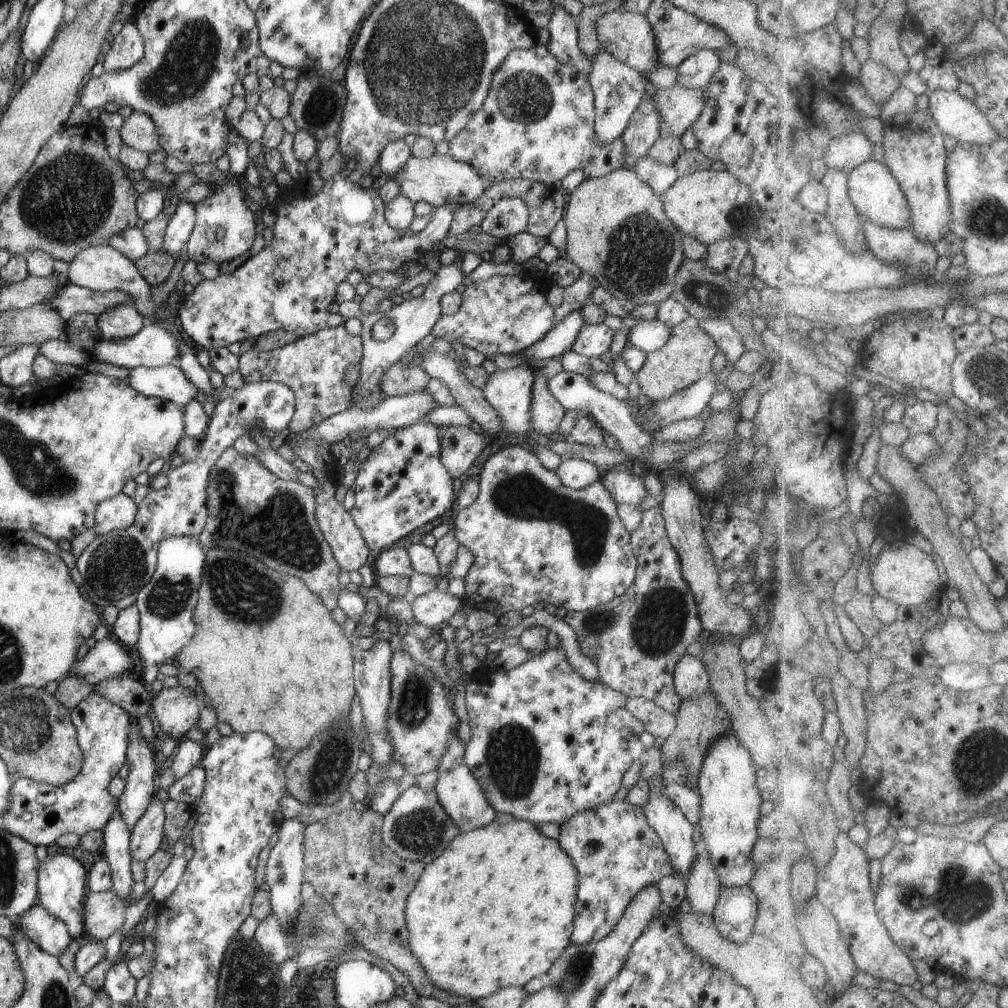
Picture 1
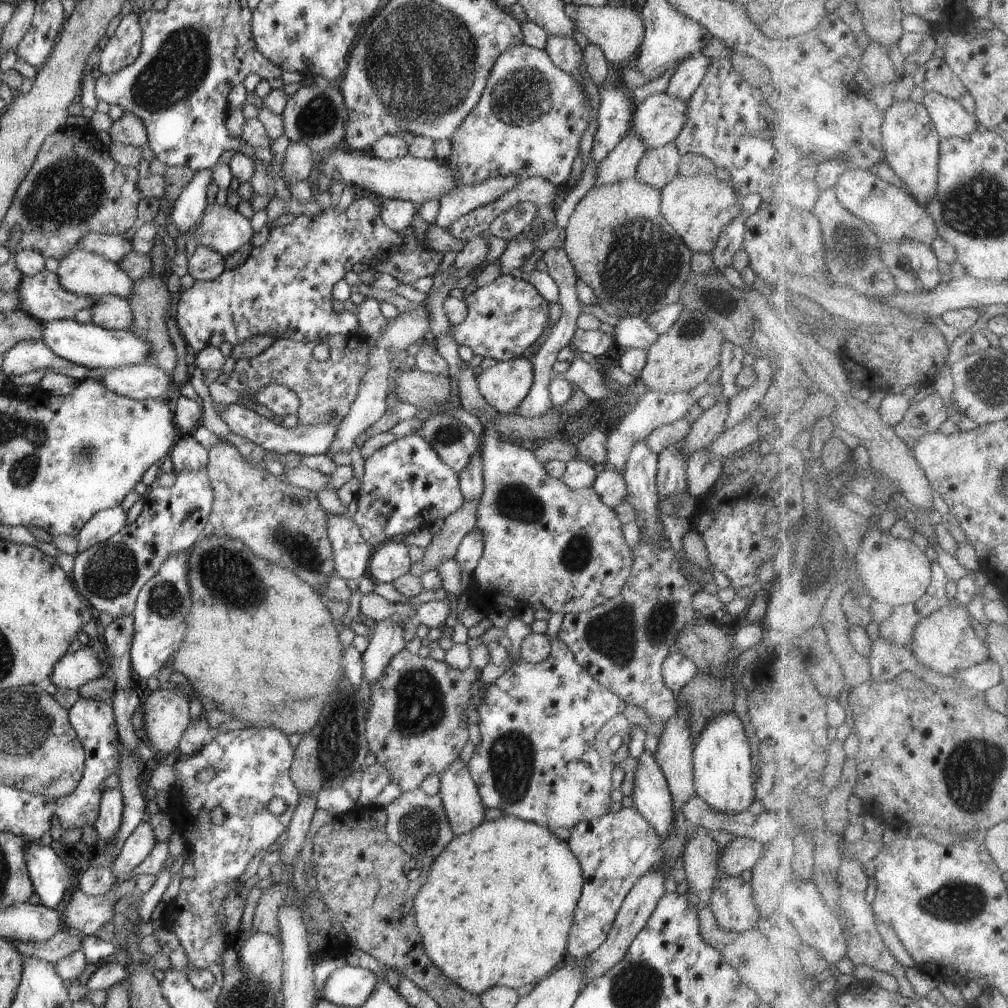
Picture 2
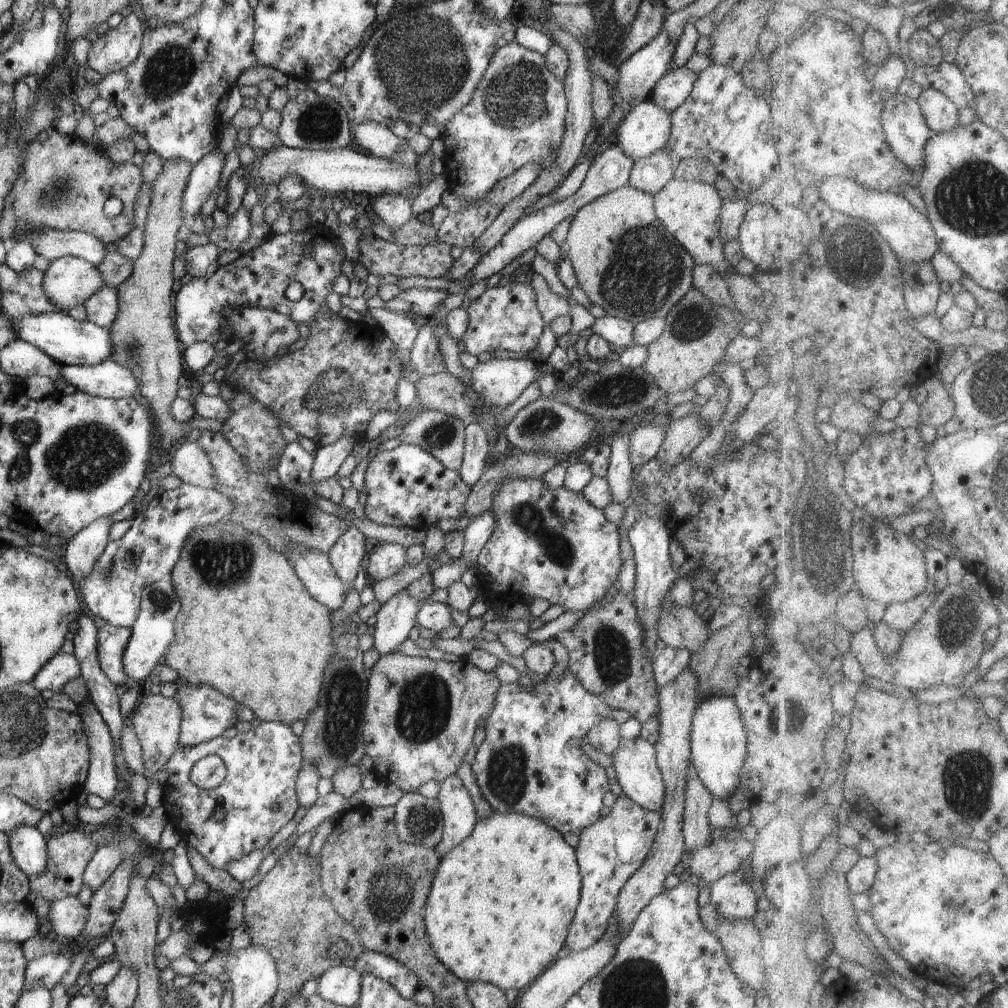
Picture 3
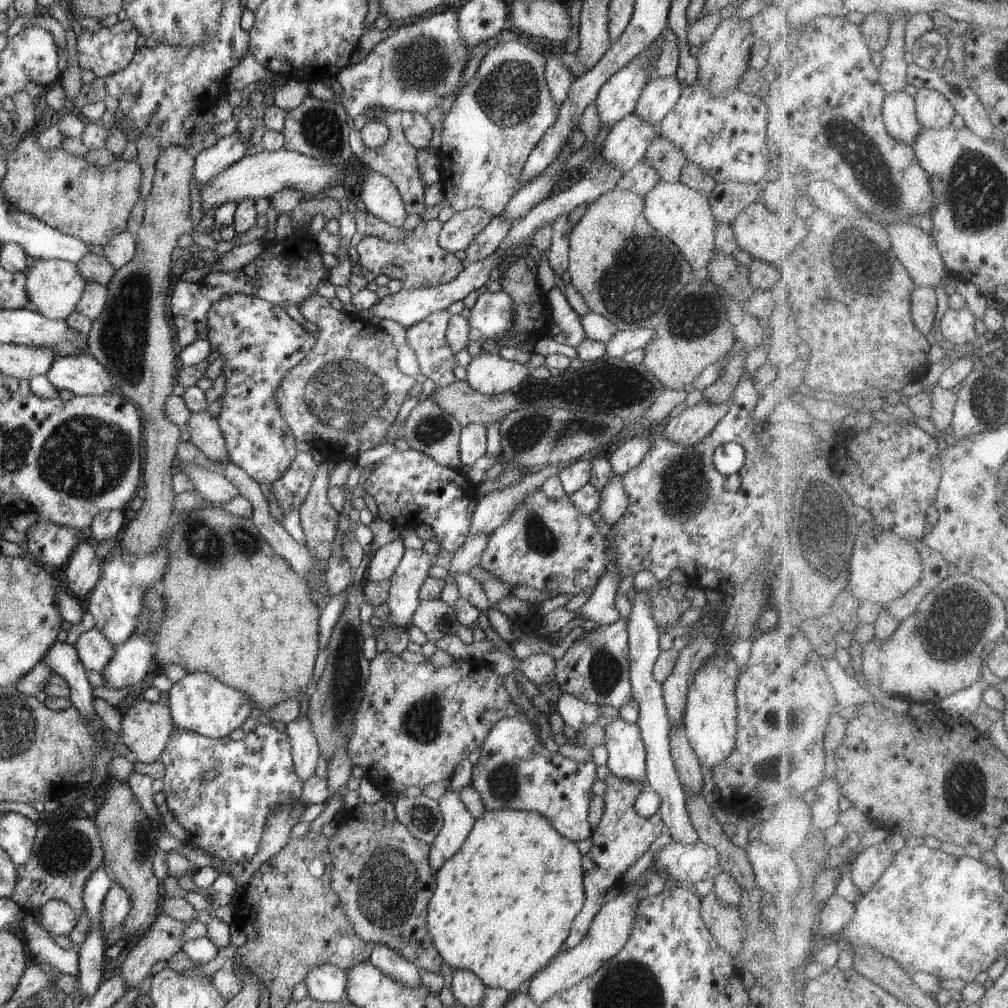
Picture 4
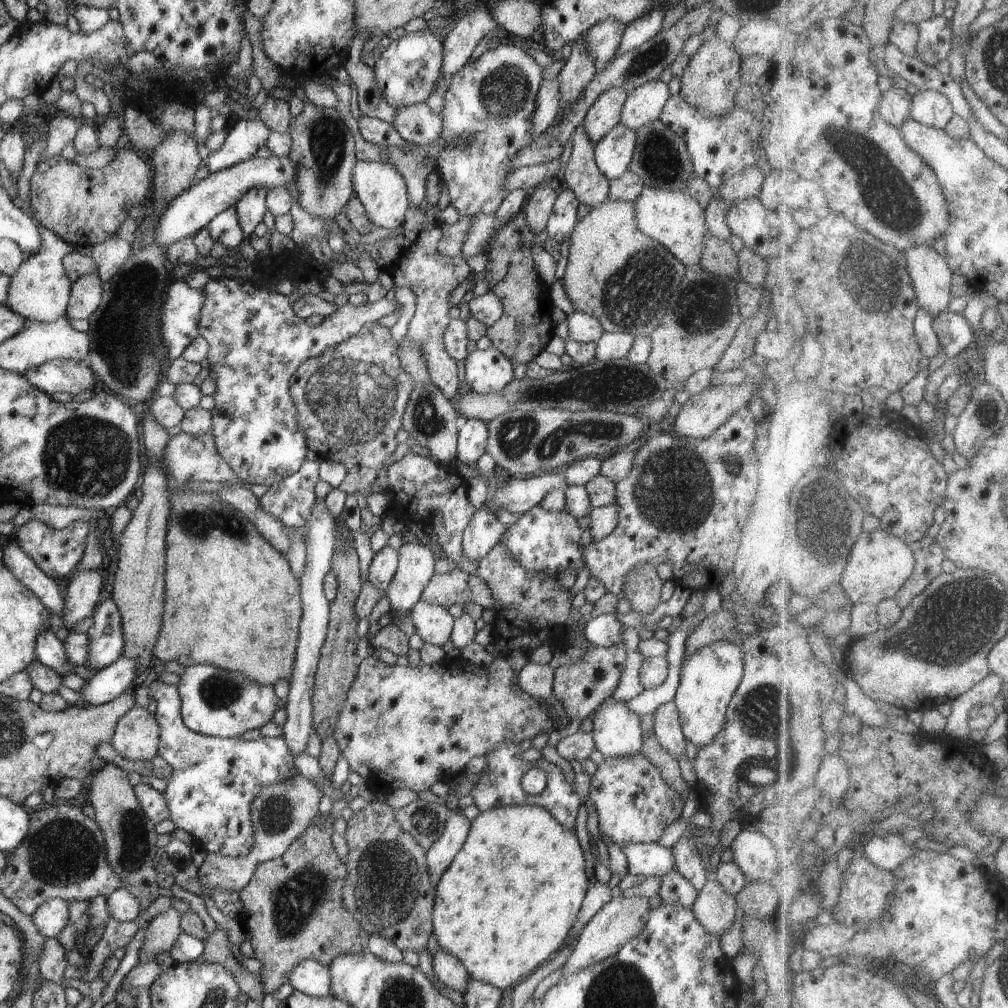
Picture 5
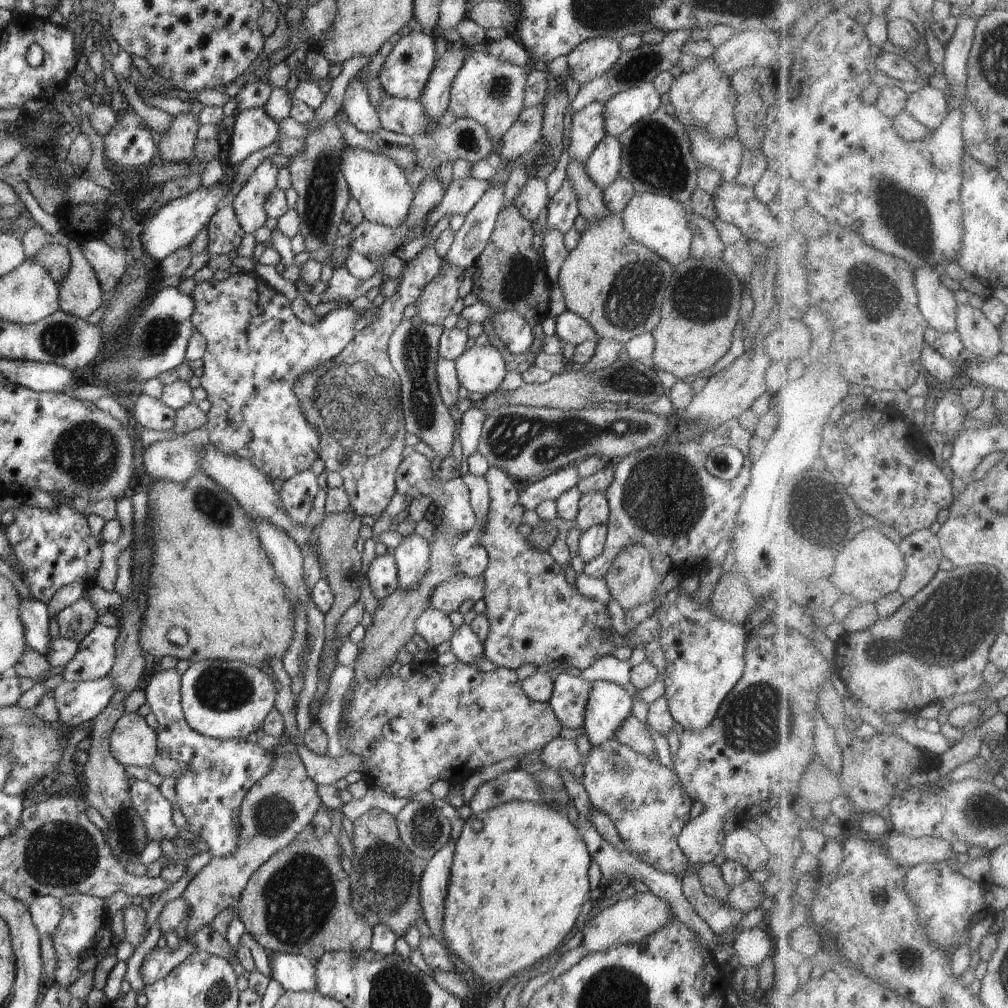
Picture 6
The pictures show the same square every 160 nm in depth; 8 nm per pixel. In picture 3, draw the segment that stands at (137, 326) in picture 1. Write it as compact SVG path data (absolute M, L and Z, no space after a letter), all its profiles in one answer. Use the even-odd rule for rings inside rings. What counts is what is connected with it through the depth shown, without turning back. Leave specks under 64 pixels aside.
M102 285L88 300L82 304L87 312L87 320L92 324L107 329L118 312L117 290Z

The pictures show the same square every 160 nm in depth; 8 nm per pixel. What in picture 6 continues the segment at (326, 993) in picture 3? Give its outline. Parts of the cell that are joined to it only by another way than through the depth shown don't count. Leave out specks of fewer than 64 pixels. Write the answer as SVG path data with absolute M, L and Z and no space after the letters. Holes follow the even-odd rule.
M276 953L268 958L272 978L278 980L285 991L315 990L315 964L306 956Z

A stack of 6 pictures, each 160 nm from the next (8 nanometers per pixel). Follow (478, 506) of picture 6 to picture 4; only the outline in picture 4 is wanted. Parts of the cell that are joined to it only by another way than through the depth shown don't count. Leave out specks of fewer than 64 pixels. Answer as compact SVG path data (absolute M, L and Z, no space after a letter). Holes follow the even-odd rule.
M478 533L468 535L465 543L454 553L450 562L449 572L453 577L458 573L467 574L475 566L481 563L484 550L486 550L489 534Z

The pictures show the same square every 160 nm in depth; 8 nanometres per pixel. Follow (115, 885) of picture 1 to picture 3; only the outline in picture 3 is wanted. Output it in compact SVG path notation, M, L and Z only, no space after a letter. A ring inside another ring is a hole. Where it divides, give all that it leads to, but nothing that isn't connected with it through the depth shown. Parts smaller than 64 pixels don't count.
M90 698L77 706L89 746L89 769L83 788L87 794L96 794L111 803L119 786L115 763L116 747L110 729Z

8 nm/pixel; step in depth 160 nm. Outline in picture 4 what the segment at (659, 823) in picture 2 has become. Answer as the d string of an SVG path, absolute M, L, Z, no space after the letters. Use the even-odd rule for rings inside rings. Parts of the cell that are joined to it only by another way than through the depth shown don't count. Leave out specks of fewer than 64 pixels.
M616 717L605 726L607 767L611 774L646 784L646 749L636 723Z

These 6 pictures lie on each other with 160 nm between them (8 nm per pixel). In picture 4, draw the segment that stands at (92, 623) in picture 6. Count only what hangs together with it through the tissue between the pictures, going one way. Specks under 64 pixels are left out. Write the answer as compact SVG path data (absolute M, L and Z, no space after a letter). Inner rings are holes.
M86 534L82 542L77 544L64 570L67 591L82 602L92 592L102 574L102 559L96 557L88 538L90 536Z

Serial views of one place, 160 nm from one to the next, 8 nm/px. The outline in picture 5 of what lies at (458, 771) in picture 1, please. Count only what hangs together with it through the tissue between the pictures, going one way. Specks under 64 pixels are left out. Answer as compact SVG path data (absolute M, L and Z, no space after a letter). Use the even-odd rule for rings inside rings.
M459 809L455 814L449 812L444 832L426 853L428 876L434 888L453 858L460 852L470 827L471 821Z

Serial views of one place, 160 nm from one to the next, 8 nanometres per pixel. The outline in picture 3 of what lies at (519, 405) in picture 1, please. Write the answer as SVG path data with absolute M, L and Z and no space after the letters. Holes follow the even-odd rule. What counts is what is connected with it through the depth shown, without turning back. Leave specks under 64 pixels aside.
M489 359L487 362L479 362L469 372L469 384L483 398L488 406L504 408L514 402L522 391L537 380L538 366L530 359Z

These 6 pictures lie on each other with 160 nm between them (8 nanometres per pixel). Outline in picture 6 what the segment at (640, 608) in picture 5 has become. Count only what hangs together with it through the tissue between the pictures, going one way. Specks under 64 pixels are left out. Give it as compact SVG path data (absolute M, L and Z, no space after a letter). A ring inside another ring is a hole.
M632 543L622 547L609 564L609 569L605 572L603 579L608 585L611 598L616 600L624 611L640 604L648 604L656 596L665 576L652 569L651 558L652 554L643 544Z

